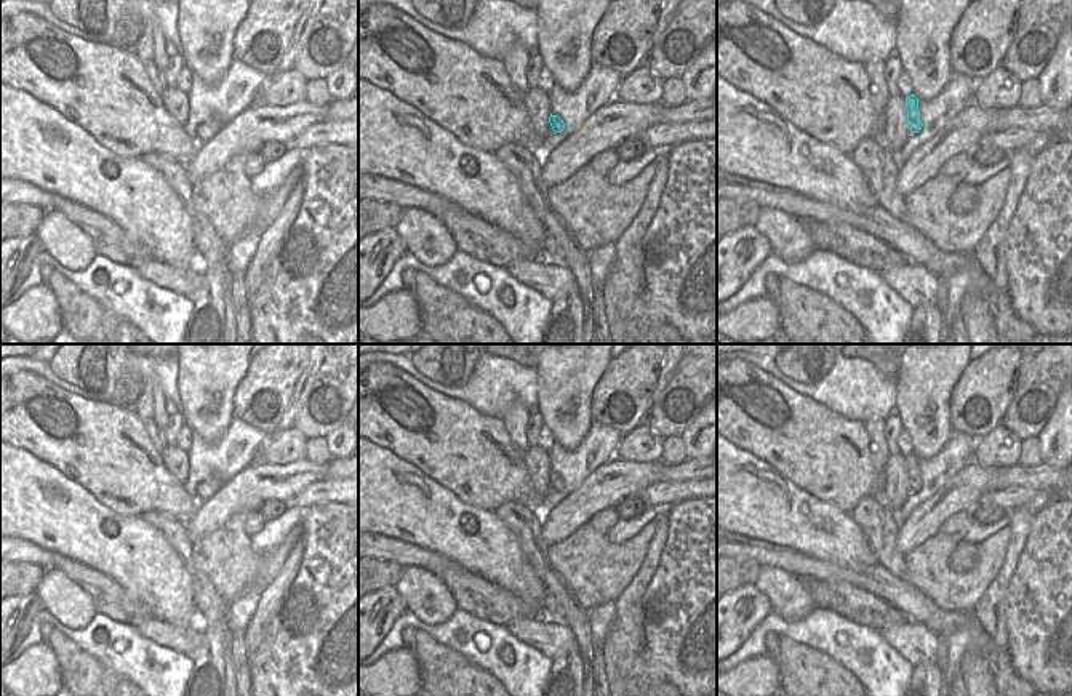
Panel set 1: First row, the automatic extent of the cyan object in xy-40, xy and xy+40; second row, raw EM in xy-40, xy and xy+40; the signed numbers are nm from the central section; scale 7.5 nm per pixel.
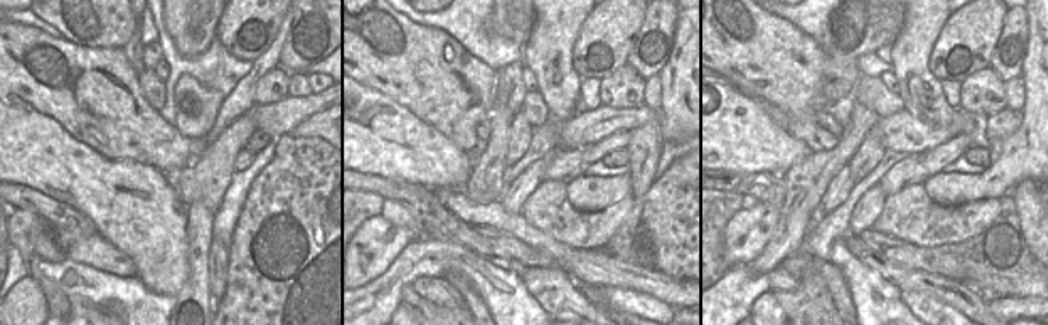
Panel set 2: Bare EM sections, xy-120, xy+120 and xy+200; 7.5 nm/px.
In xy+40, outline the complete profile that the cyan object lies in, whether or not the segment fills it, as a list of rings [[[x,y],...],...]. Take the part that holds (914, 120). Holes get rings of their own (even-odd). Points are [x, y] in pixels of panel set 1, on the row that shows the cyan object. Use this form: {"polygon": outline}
{"polygon": [[[915,94],[906,98],[906,110],[907,110],[907,122],[910,125],[910,131],[918,133],[923,123],[920,120],[918,98]]]}

